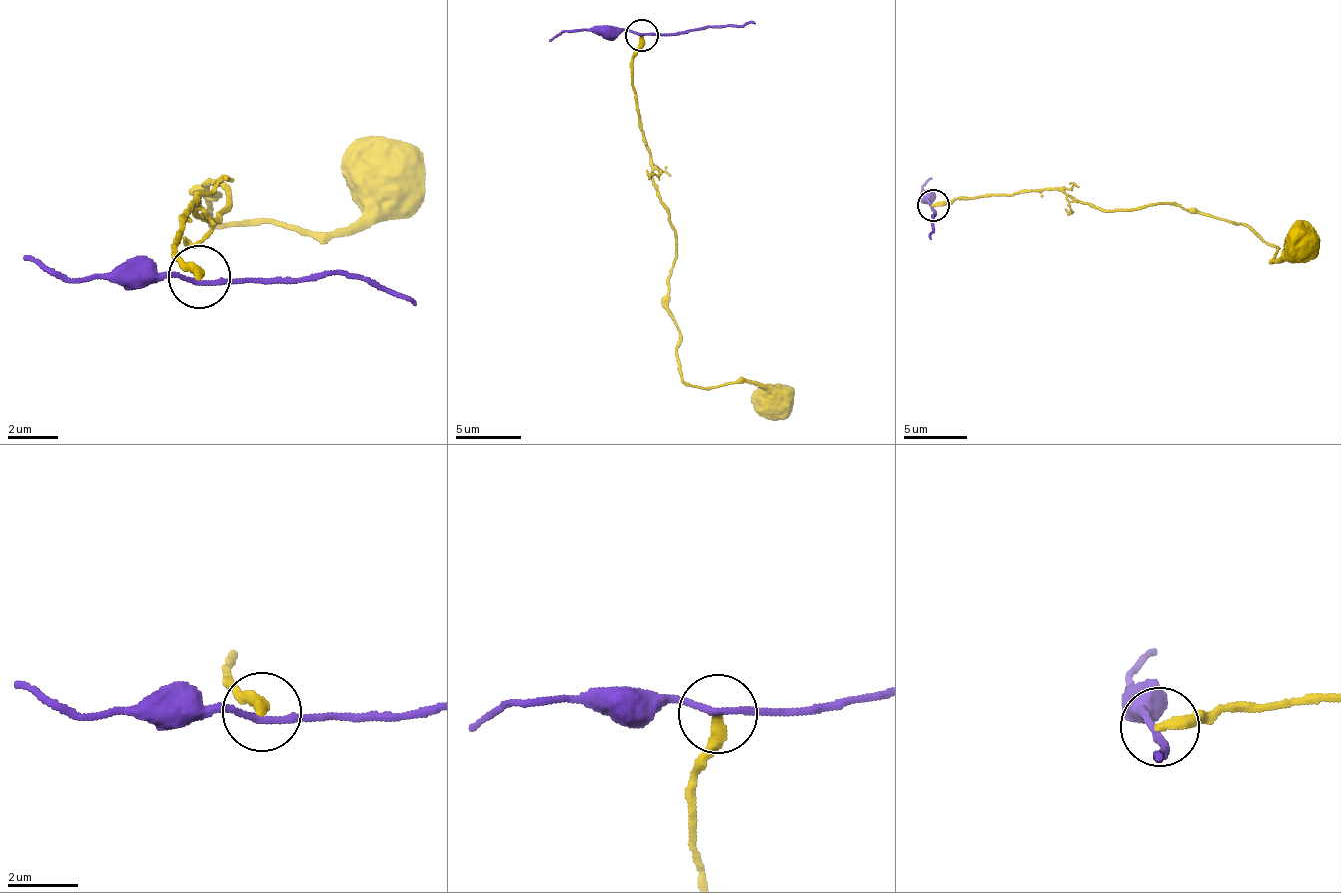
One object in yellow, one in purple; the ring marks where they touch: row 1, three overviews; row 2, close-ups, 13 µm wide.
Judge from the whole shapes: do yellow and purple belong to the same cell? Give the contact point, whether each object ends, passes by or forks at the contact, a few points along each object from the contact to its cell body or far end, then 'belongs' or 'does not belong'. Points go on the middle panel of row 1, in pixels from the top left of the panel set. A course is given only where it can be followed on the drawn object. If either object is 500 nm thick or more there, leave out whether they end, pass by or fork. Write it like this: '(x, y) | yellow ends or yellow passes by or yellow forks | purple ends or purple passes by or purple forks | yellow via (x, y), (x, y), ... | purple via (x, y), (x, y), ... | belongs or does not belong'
(641, 35) | yellow ends | purple passes by | yellow via (640, 34), (633, 100), (676, 239), (667, 305), (677, 328), (679, 374), (703, 388), (752, 382), (773, 400) | purple via (641, 35), (756, 22) | does not belong

